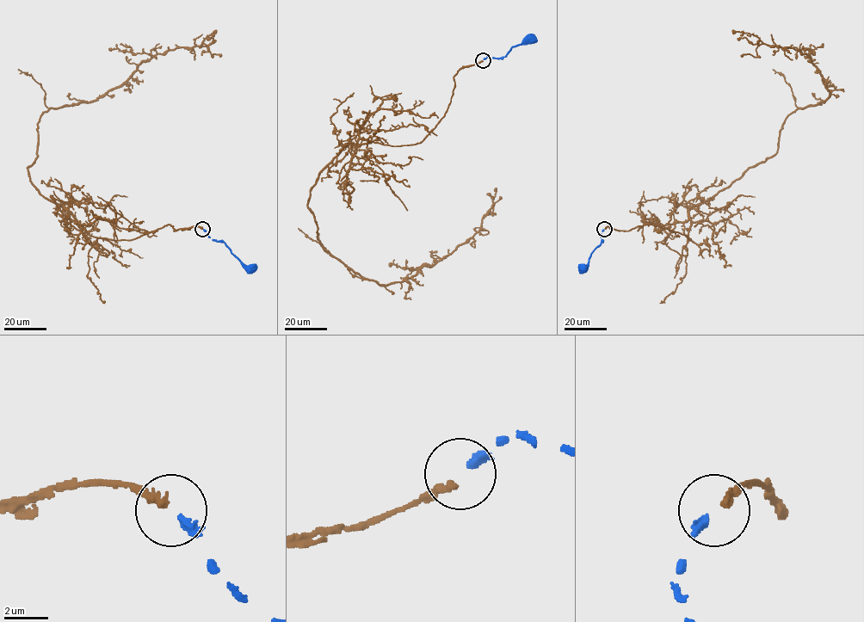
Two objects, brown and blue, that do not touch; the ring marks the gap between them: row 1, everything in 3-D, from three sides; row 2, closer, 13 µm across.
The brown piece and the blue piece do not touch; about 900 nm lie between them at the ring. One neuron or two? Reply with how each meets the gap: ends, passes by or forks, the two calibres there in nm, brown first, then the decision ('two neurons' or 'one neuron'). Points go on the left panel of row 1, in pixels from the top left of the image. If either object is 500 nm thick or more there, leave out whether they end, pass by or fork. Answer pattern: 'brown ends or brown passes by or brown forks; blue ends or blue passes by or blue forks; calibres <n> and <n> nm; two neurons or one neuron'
brown ends; blue ends; calibres 340 and 380 nm; one neuron

